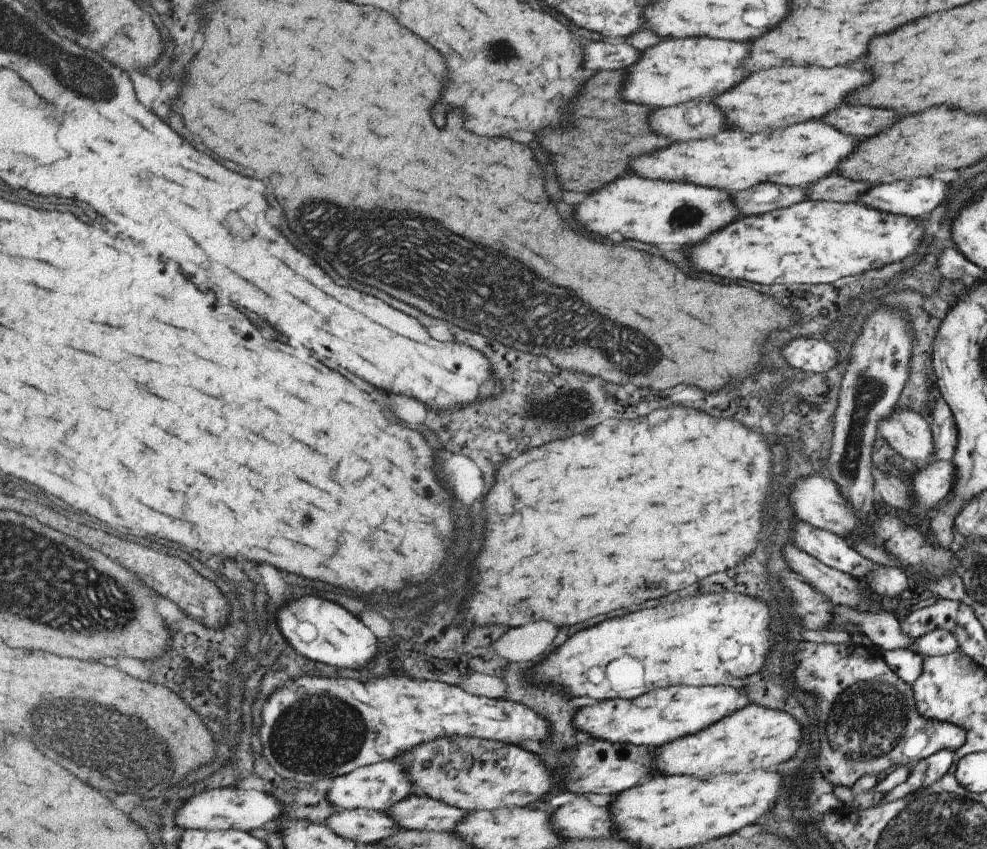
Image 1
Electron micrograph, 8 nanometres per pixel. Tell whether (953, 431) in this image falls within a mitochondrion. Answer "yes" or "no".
no

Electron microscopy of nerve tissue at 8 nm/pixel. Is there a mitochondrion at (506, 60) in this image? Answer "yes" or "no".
yes

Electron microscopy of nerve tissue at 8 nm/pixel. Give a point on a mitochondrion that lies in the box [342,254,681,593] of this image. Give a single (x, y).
(569, 408)

